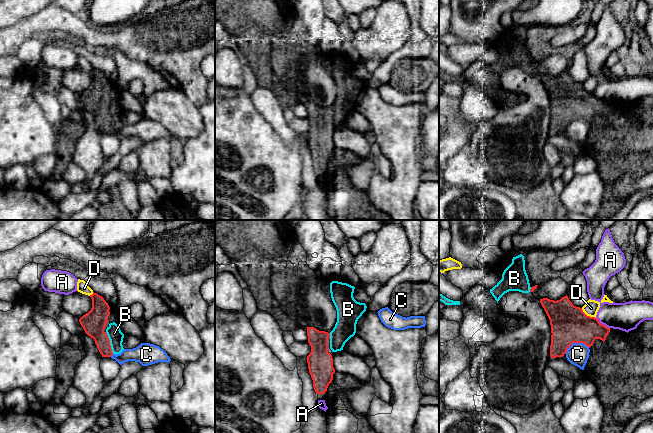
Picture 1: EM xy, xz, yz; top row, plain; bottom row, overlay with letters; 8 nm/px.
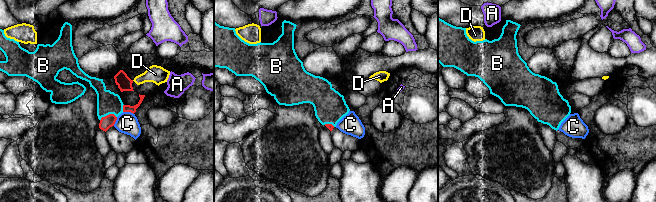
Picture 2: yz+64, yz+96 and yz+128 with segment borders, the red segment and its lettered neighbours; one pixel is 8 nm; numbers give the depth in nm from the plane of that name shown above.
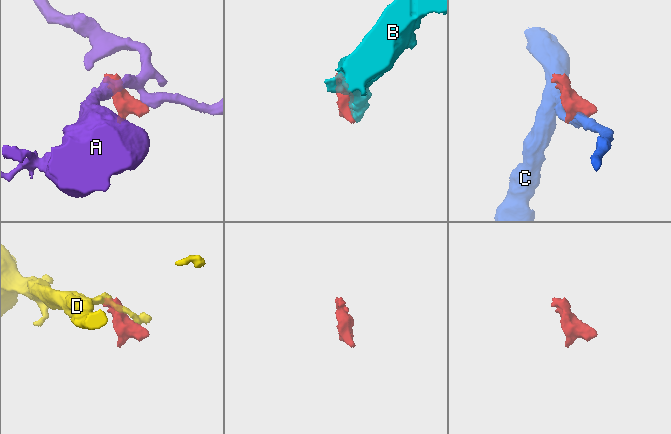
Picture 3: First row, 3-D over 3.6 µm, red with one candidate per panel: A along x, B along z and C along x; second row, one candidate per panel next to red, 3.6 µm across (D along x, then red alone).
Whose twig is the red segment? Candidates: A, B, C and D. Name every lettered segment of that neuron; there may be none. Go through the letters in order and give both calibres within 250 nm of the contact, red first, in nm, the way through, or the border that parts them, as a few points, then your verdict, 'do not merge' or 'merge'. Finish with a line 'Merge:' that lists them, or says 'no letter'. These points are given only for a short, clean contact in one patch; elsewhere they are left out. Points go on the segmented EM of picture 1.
A: calibres 280 and 220 nm; border yz (596, 317), (609, 328); do not merge
B: calibres 190 and 120 nm; merge
C: calibres 300 and 180 nm; border yz (589, 347), (582, 343), (573, 343), (565, 353); do not merge
D: calibres 300 and 120 nm; do not merge
Merge: B

